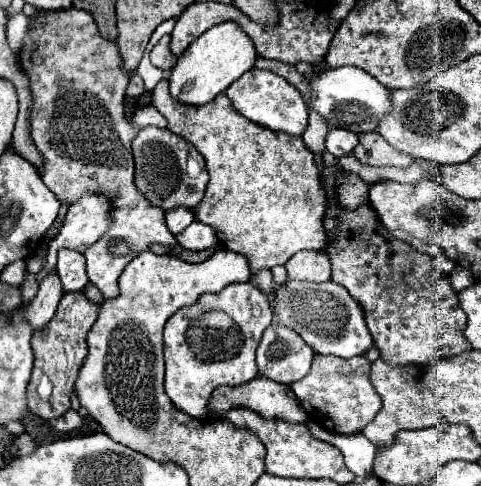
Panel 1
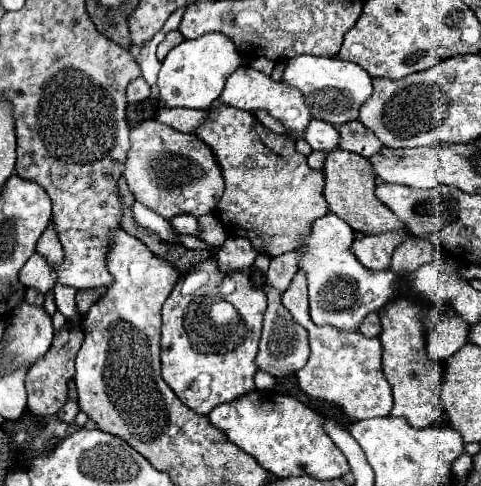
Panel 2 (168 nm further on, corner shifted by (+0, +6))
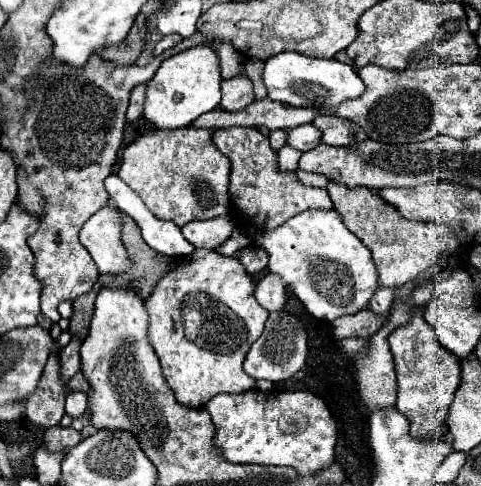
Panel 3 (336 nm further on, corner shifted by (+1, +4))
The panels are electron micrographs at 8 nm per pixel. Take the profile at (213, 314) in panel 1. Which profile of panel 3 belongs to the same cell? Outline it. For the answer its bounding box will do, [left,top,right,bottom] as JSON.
[145,248,269,408]

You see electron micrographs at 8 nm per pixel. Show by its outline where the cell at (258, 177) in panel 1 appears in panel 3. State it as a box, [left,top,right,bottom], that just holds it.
[213,128,333,234]

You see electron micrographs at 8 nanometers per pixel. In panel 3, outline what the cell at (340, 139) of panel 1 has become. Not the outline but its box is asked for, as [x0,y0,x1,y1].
[287,124,319,150]

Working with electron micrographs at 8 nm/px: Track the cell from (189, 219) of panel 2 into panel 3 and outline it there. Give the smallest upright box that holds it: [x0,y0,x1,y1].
[181,216,235,250]

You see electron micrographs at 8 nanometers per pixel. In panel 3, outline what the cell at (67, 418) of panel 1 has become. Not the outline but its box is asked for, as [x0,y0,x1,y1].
[65,392,87,418]

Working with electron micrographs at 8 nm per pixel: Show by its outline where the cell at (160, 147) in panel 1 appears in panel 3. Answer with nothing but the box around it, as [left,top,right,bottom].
[119,128,229,226]

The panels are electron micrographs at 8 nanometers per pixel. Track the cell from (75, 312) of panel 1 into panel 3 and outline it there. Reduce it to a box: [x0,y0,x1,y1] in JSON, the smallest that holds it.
[27,356,65,428]

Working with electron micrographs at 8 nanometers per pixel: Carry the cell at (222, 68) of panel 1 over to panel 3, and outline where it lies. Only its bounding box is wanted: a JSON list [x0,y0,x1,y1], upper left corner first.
[143,48,221,130]

